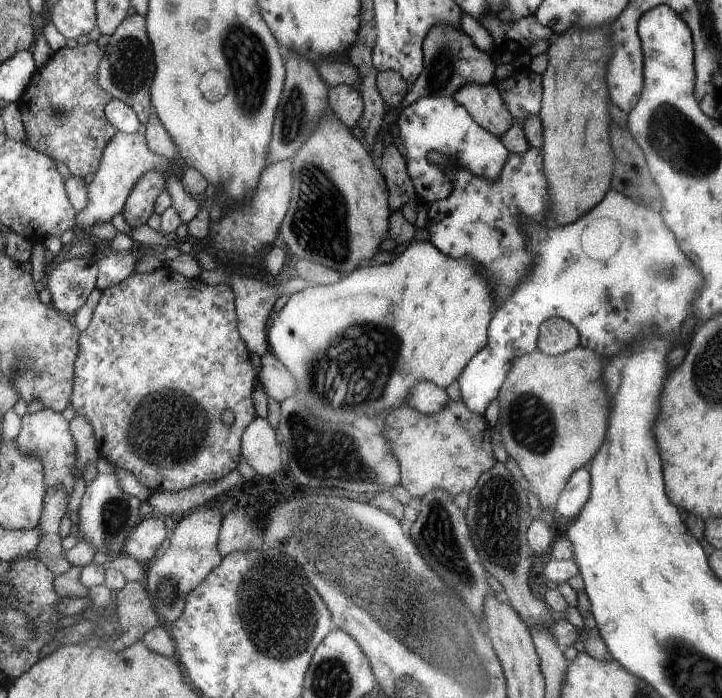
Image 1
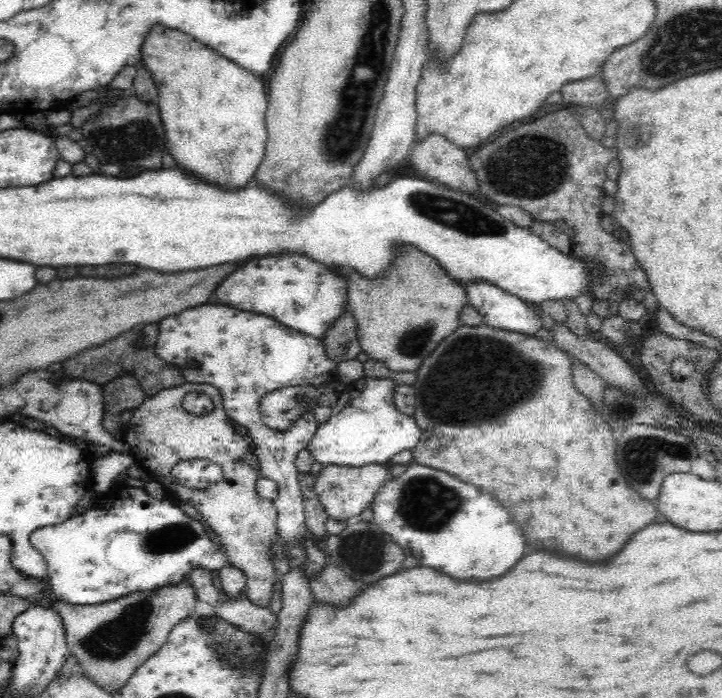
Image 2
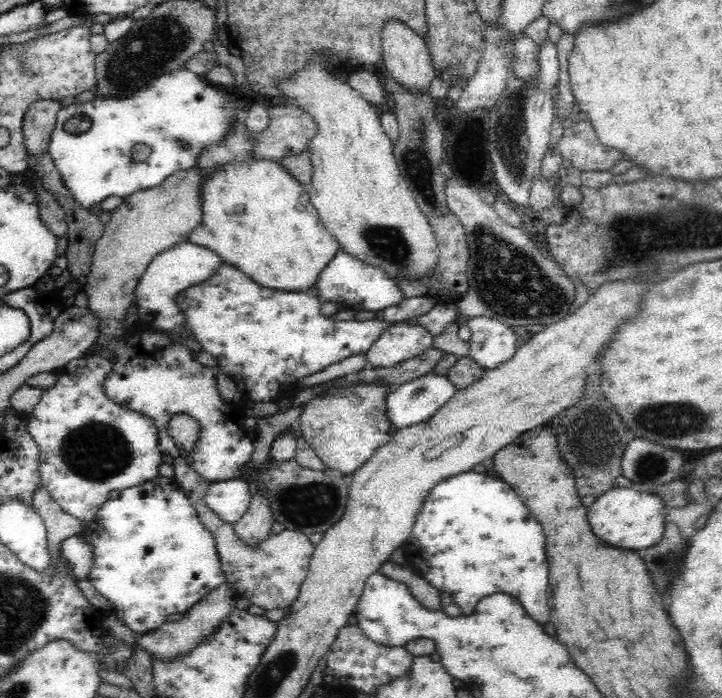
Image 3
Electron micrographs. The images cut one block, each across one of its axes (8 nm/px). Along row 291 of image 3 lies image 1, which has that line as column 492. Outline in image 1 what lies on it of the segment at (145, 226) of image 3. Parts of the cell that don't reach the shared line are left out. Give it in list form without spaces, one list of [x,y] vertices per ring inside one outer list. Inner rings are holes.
[[[467,82],[451,98],[465,108],[475,124],[498,139],[515,121],[496,84]]]

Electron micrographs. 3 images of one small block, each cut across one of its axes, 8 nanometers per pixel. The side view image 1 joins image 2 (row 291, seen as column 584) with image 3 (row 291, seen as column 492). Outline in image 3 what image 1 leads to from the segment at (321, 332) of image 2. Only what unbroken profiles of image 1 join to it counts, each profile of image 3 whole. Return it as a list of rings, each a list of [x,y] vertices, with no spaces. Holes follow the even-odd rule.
[[[340,248],[318,275],[313,294],[318,296],[321,302],[342,301],[347,309],[357,308],[359,312],[366,312],[366,315],[372,310],[383,310],[388,306],[396,306],[402,301],[402,292],[388,273],[377,266],[358,260],[357,257],[342,251]]]

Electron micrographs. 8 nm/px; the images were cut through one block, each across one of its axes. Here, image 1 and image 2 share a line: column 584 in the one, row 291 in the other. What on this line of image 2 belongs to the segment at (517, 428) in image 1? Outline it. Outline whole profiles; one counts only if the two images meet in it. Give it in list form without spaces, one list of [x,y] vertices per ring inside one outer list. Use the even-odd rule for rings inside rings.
[[[404,246],[392,262],[392,270],[386,272],[384,278],[368,280],[360,274],[350,274],[348,280],[348,311],[354,317],[357,325],[357,340],[361,351],[372,360],[382,363],[388,370],[394,372],[410,370],[416,372],[426,356],[450,334],[458,328],[458,312],[468,302],[467,292],[462,285],[446,276],[440,264],[422,254],[418,248]]]

